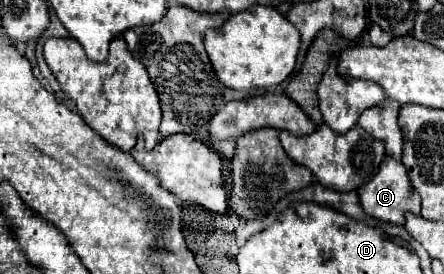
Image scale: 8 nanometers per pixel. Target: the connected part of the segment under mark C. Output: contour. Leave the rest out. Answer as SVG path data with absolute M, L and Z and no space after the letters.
M386 157L384 163L380 165L378 175L370 183L364 183L364 187L358 189L358 199L360 199L362 209L370 217L386 221L386 223L394 223L394 225L404 225L406 211L412 212L416 216L419 216L421 212L421 198L410 185L404 165L392 157Z

